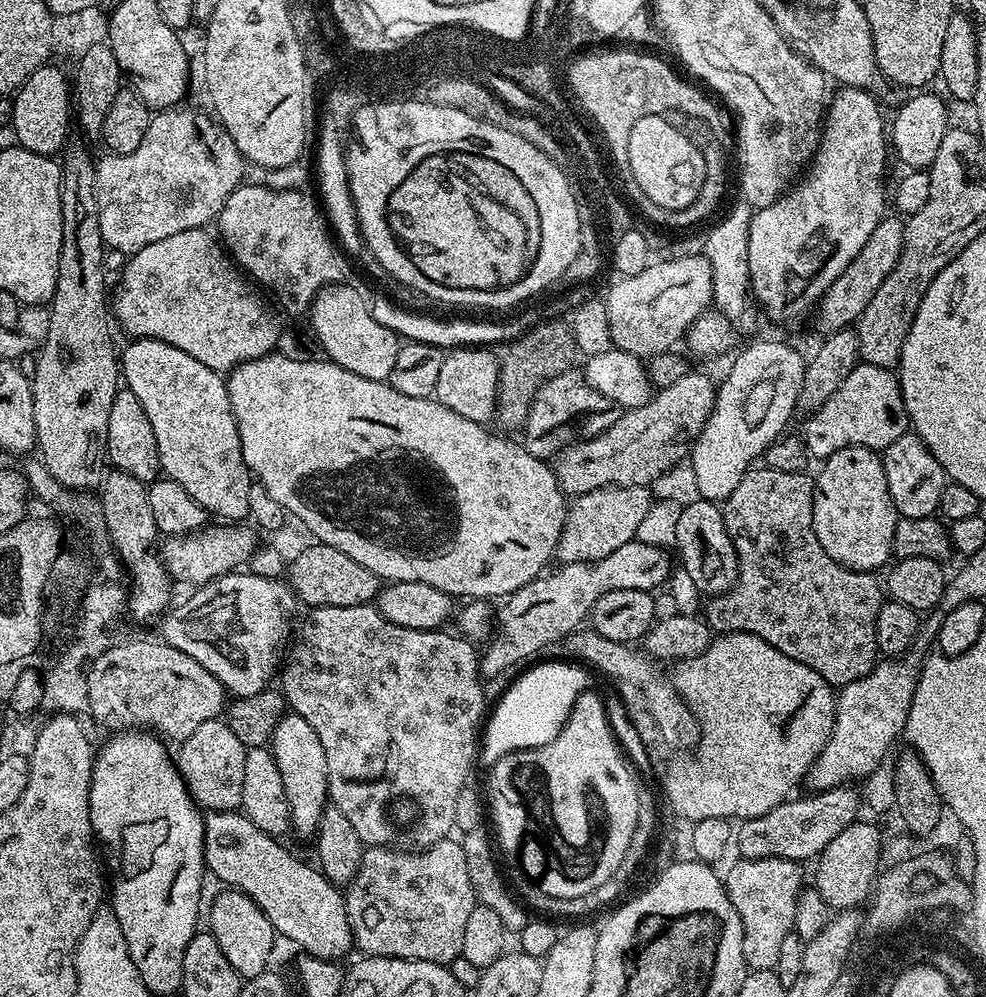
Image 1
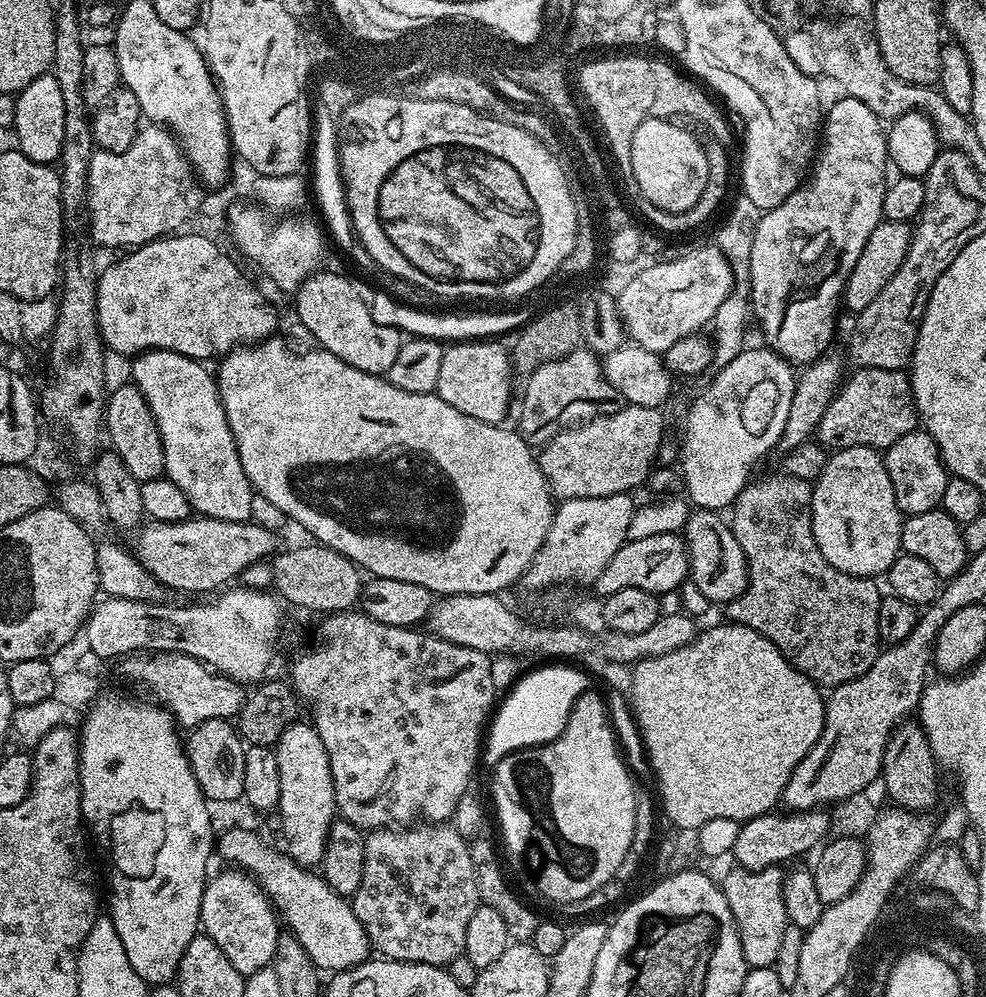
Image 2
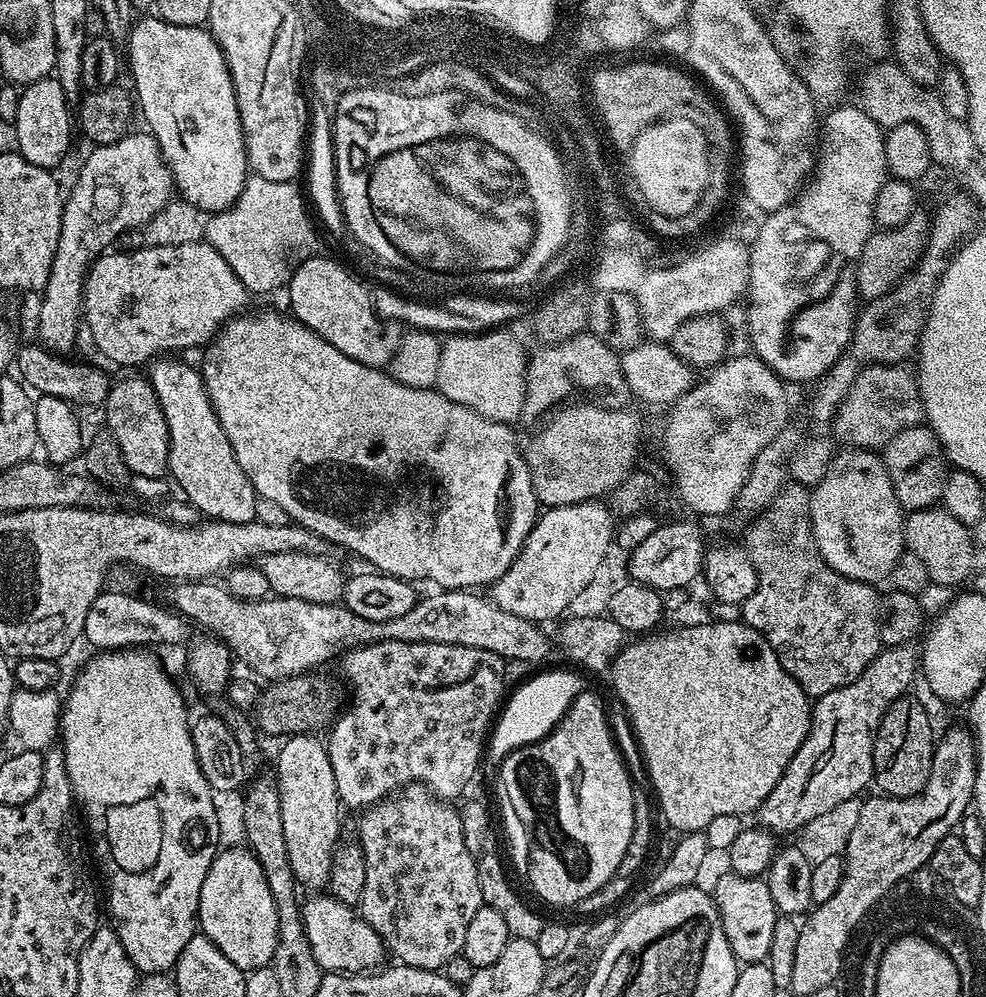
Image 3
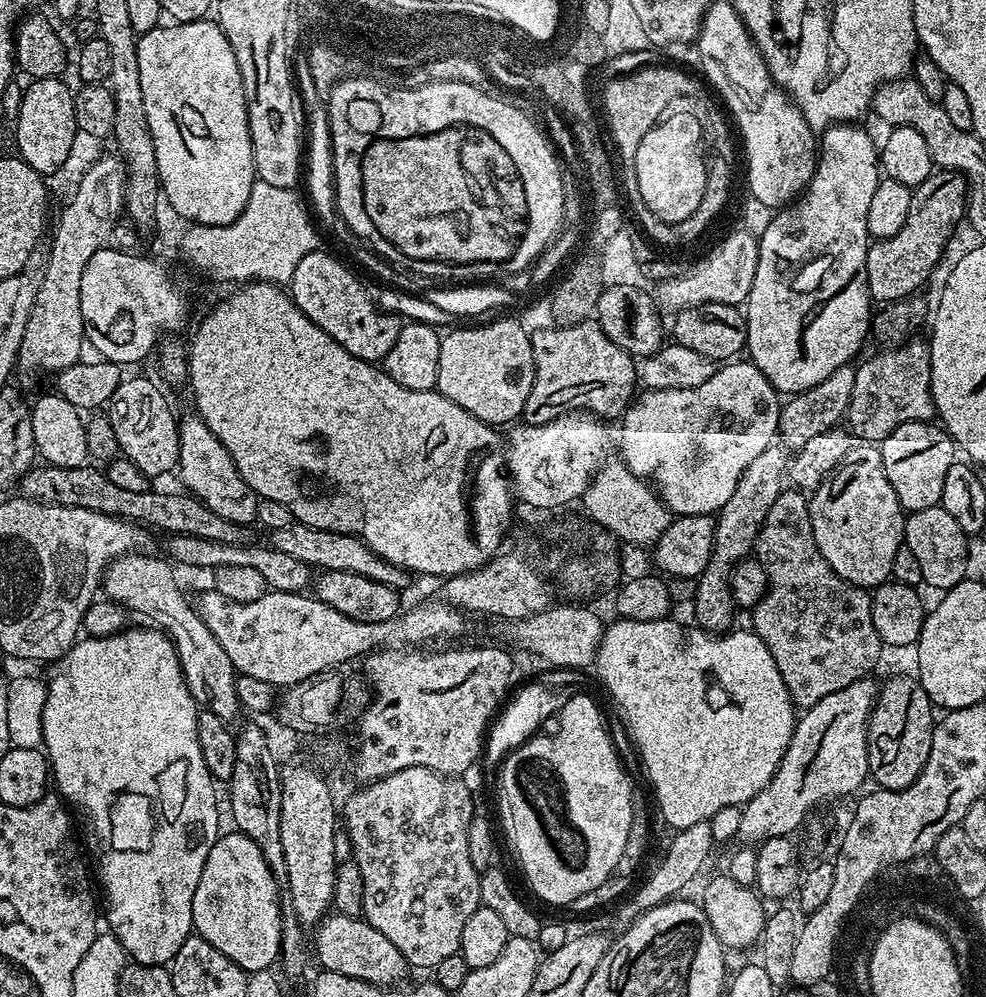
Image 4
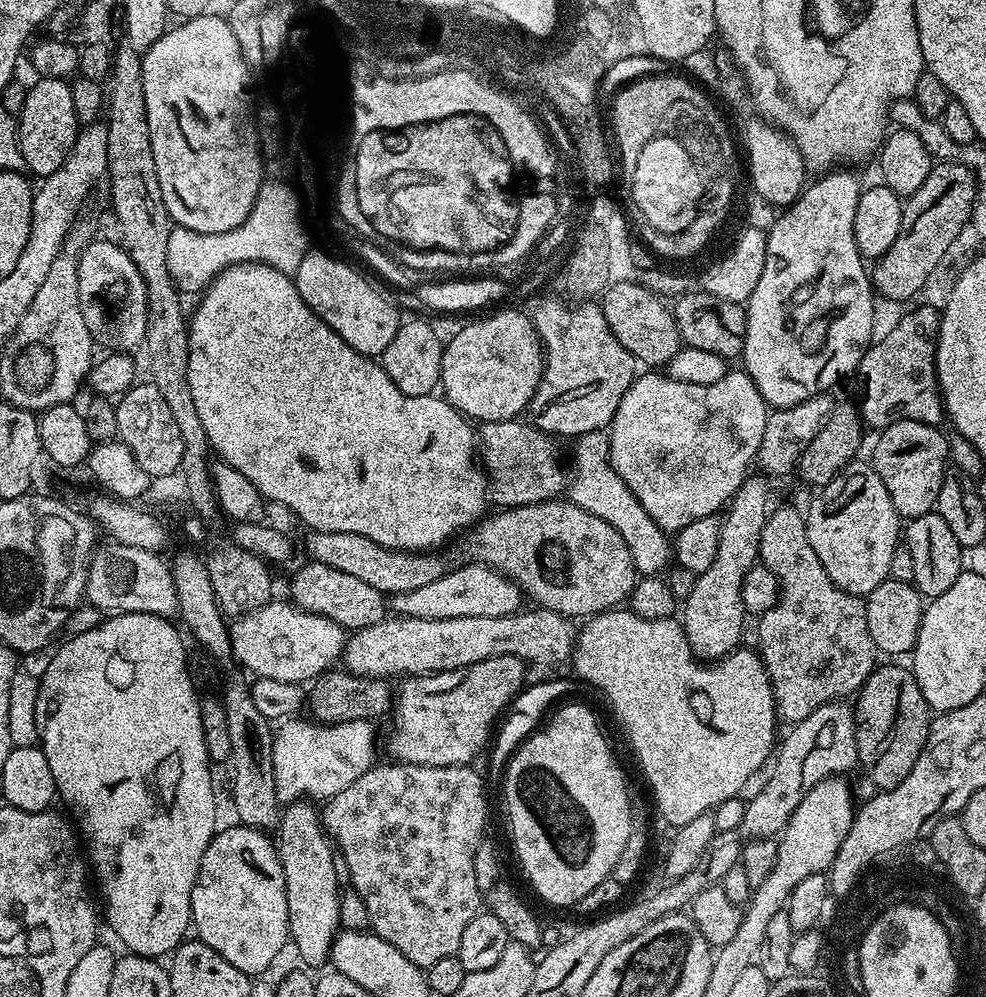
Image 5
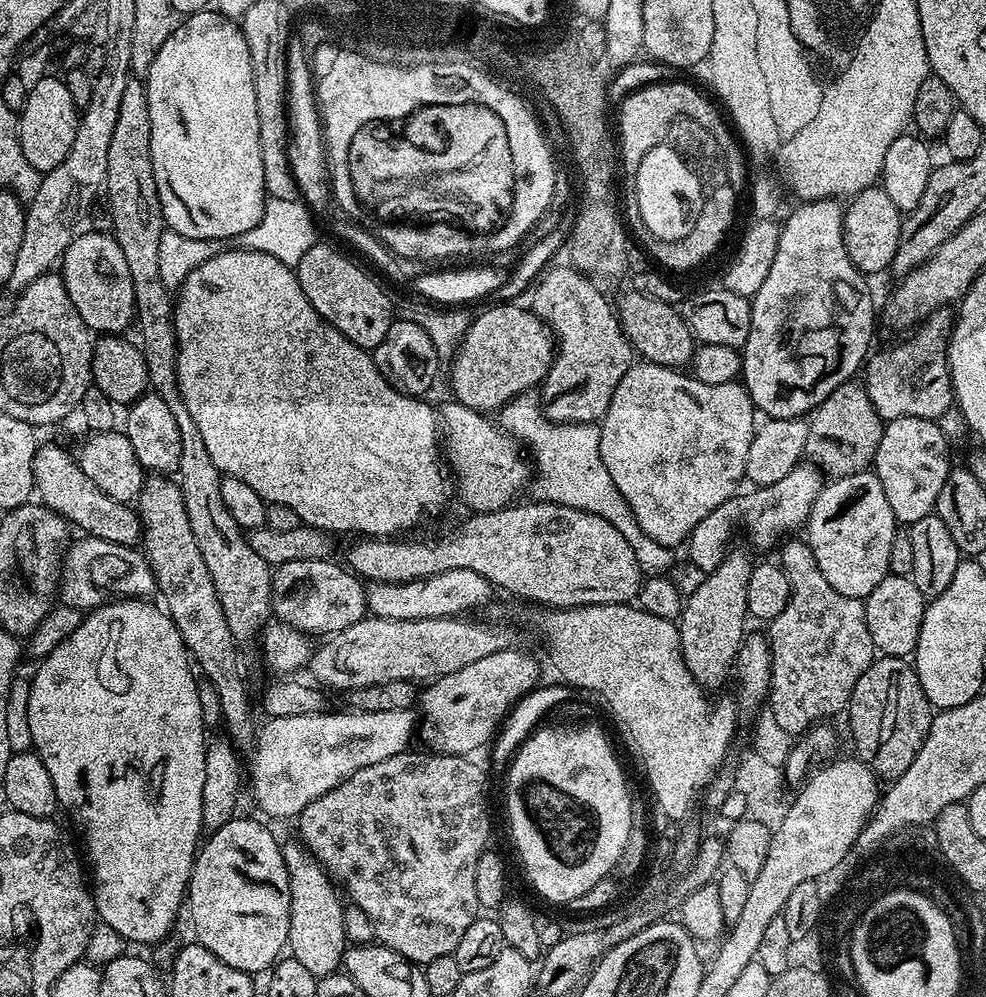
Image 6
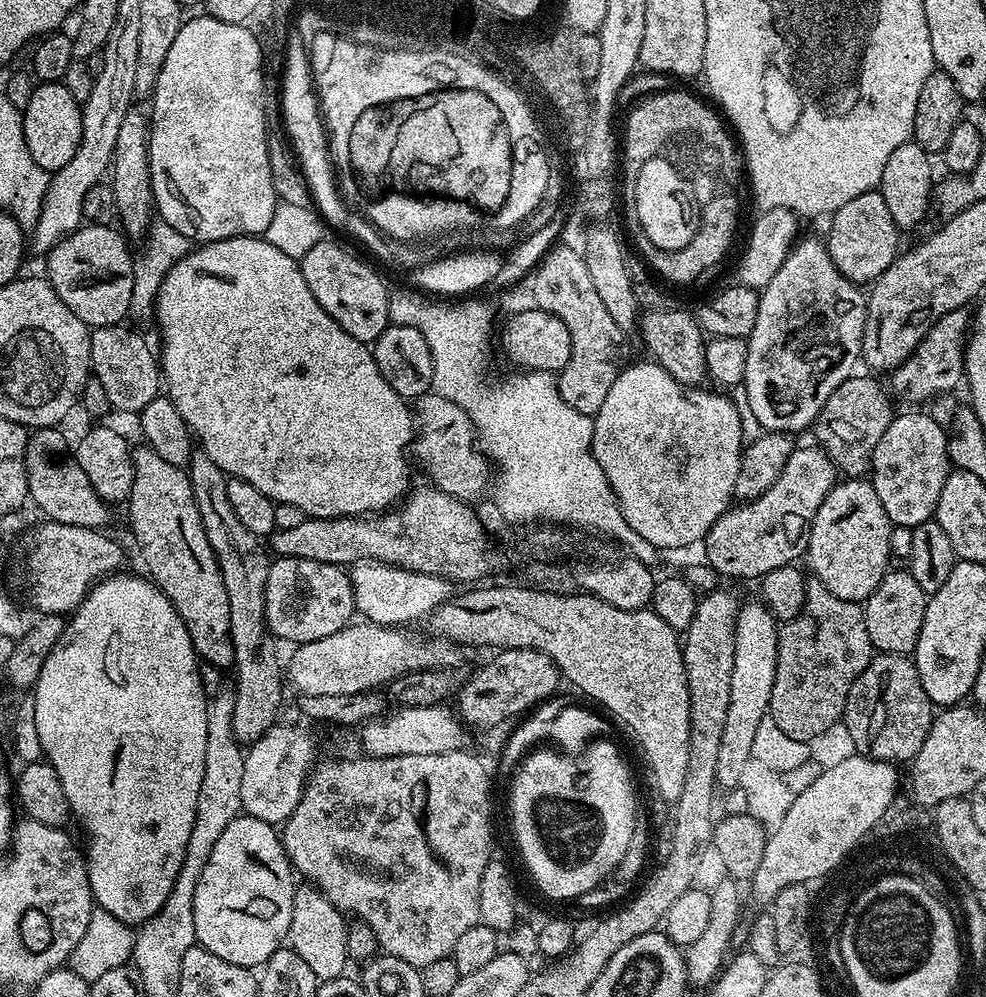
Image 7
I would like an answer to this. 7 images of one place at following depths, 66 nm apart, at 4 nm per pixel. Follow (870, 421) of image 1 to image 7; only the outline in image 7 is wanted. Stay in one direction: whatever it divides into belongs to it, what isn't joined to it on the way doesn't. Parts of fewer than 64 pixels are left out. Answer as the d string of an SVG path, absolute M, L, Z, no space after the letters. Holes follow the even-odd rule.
M967 307L950 310L934 322L934 326L918 342L912 351L897 368L893 368L887 377L887 387L897 401L905 400L905 405L920 406L923 400L931 396L940 396L943 392L952 392L956 387L961 387L964 375L964 346L970 331L970 312Z

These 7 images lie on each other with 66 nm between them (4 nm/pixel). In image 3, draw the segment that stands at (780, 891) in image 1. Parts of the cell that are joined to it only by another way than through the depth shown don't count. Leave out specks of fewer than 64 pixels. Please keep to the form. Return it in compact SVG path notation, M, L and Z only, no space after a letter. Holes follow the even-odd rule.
M729 872L718 881L714 891L716 908L720 911L722 926L730 942L730 950L741 965L767 961L770 941L774 939L774 922L778 915L774 898L770 898L767 879L759 876L740 876Z

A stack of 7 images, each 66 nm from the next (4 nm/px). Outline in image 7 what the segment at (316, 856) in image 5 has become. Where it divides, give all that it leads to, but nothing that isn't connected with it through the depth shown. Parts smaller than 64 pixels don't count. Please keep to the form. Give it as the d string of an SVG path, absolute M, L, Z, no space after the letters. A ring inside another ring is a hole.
M315 886L297 887L294 894L294 906L290 918L290 930L287 943L310 966L310 971L316 975L317 981L337 980L345 975L344 967L350 964L346 950L346 934L348 924L345 913L339 912Z

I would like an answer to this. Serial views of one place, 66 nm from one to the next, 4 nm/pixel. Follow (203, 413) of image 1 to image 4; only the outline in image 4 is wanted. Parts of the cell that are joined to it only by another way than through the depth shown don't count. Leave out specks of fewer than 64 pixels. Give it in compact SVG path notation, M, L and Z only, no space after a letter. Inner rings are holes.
M191 414L179 421L180 426L180 462L178 465L178 477L185 484L191 495L201 500L208 509L222 518L241 526L252 526L257 523L256 515L261 499L256 495L246 478L238 474L238 466L234 466L234 458L214 438L210 426L200 419L199 415Z

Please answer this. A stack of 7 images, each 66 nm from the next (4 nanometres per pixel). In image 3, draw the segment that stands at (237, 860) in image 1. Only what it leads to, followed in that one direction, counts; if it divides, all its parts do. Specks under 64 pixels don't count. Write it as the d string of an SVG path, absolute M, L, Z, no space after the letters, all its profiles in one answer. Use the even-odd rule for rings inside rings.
M330 894L309 896L312 897L303 901L300 914L306 938L310 938L310 950L314 950L314 958L325 973L368 974L385 963L386 949L382 938L353 905L338 902Z

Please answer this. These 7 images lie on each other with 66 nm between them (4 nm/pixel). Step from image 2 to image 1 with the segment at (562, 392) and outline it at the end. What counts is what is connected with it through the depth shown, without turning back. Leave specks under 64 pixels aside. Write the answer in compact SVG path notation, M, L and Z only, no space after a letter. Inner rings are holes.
M583 371L562 372L547 380L538 390L522 429L522 443L526 451L534 454L534 458L548 462L569 443L570 438L577 435L575 432L579 424L584 424L585 433L602 432L619 418L621 411L618 405L610 402L610 398L590 387Z

